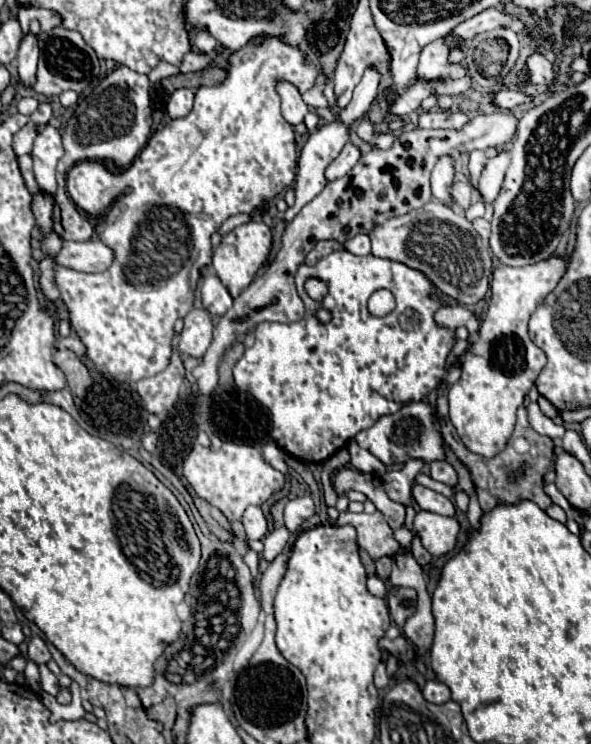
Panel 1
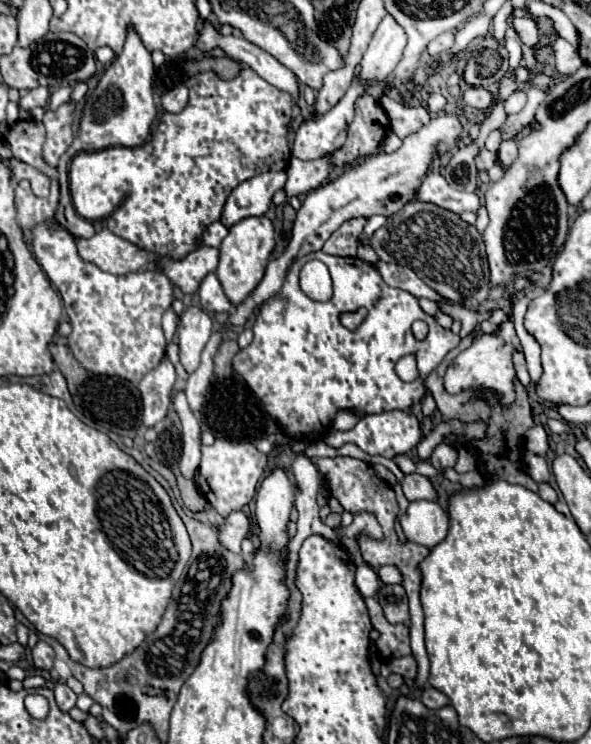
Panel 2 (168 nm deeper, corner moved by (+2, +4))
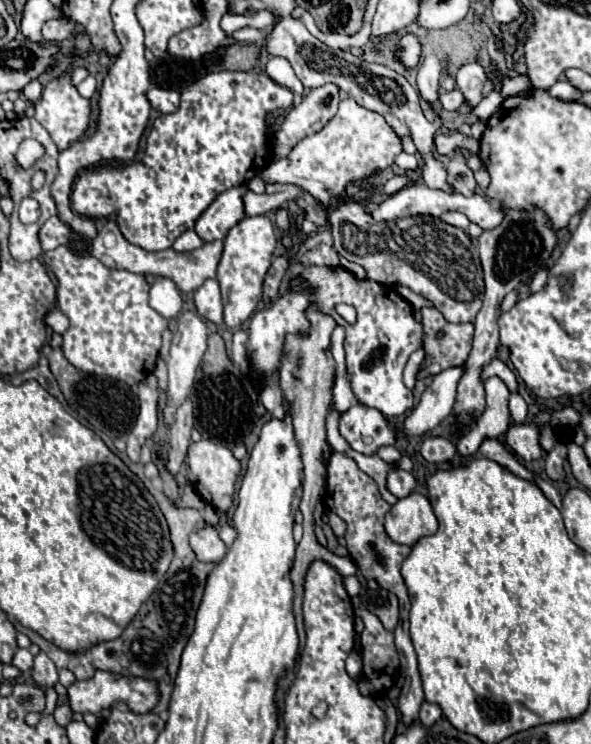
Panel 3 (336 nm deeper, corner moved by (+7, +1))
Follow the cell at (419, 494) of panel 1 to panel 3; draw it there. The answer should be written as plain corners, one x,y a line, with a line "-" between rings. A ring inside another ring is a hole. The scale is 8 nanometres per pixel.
392,469
388,473
388,491
392,495
396,495
398,499
402,497
408,497
412,491
414,491
414,485
416,485
416,479
412,473
408,471
402,471
402,469

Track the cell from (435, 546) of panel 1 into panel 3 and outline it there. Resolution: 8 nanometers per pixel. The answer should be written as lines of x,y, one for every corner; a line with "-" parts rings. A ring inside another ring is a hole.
410,493
386,513
386,533
392,541
402,545
414,545
418,539
434,535
438,531
438,519
430,501
420,493

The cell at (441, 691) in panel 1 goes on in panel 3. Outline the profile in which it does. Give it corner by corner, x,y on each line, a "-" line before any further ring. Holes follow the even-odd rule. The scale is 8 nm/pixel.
428,701
422,703
422,707
420,707
420,717
418,717
422,725
432,725
432,723
436,723
440,717
442,717
440,705
428,703

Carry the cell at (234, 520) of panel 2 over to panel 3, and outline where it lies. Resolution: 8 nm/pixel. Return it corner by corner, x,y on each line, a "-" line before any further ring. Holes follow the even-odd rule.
214,509
204,511
206,525
190,535
190,545
192,545
194,553
198,553
200,561
218,563
228,553
228,547
224,545
224,541
218,535
218,519
220,517

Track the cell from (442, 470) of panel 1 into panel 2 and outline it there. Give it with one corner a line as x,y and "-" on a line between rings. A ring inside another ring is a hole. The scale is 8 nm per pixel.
439,444
433,454
431,454
431,464
437,468
437,470
443,470
443,468
451,468
455,466
455,460
457,460
457,450
449,444

